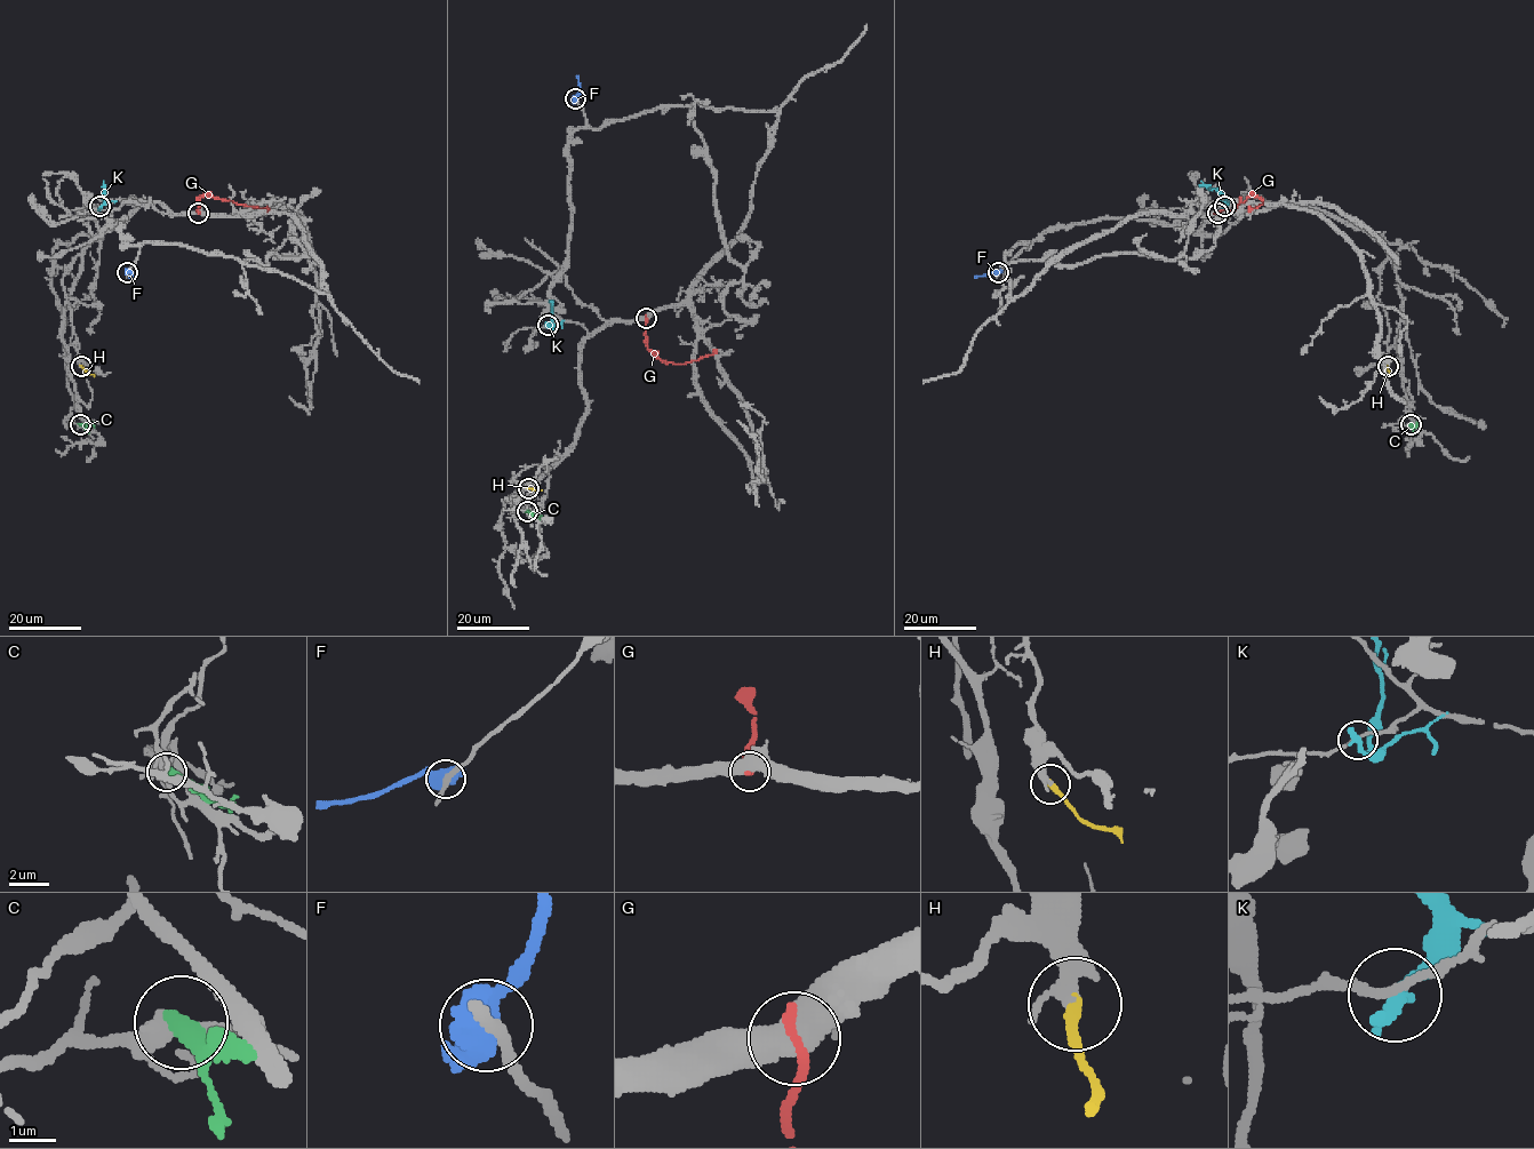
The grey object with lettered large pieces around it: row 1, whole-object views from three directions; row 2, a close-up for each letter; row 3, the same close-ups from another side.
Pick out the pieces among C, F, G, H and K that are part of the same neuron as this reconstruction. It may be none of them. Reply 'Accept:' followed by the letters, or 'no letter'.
Accept: H

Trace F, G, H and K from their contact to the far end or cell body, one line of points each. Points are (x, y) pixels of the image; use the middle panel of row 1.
F: (575, 98), (580, 89), (576, 74)
G: (646, 318), (647, 346), (666, 361), (685, 364), (711, 356), (717, 349)
H: (528, 488), (542, 491)
K: (548, 325), (551, 327), (551, 302)

